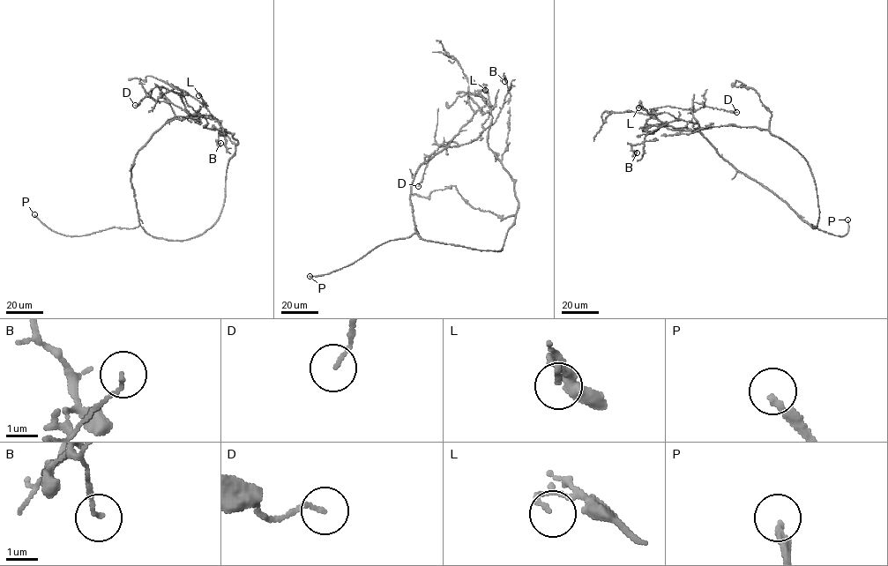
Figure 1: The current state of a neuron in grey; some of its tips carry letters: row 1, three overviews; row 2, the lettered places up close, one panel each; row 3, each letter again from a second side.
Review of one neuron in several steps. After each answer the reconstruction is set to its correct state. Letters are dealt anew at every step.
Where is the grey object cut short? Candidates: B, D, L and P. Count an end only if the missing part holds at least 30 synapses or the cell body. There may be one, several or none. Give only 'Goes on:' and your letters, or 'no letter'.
Goes on: P

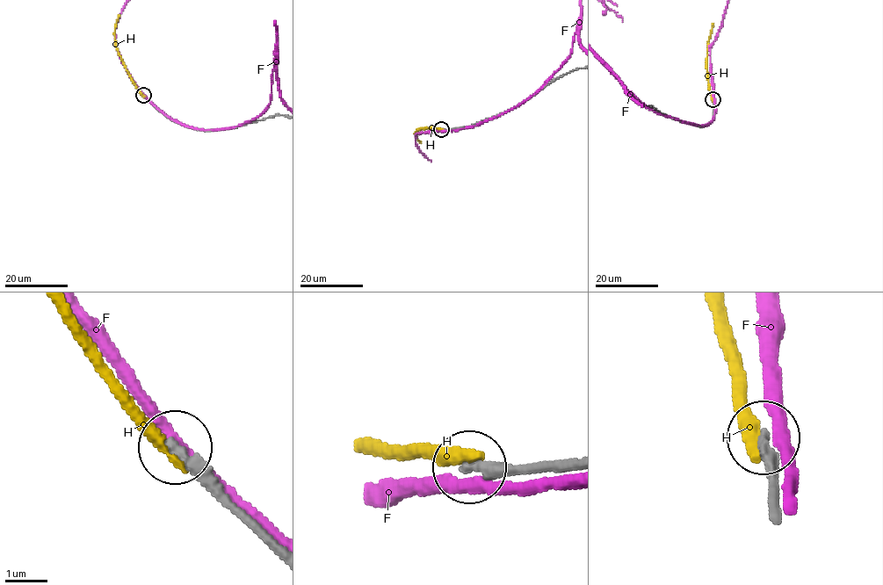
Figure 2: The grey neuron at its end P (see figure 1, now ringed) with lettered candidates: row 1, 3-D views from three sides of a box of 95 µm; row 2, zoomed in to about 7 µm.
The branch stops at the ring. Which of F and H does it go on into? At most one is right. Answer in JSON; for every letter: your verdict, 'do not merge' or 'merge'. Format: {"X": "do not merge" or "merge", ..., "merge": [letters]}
{"F": "do not merge", "H": "do not merge", "merge": []}

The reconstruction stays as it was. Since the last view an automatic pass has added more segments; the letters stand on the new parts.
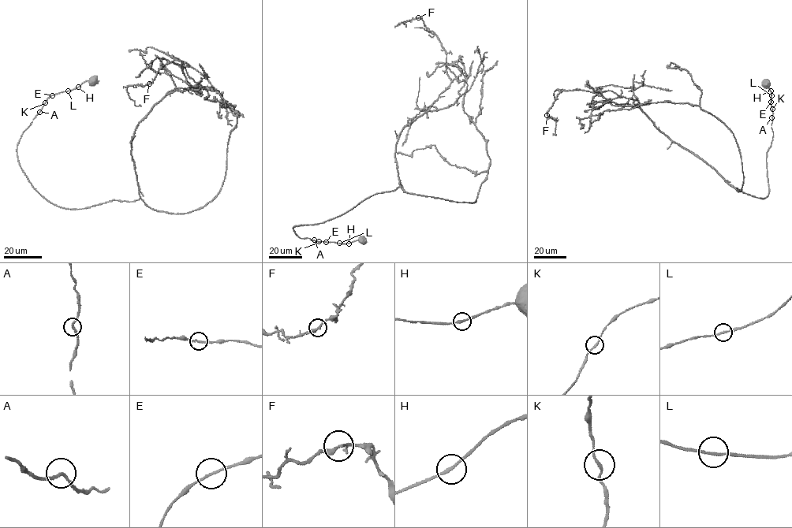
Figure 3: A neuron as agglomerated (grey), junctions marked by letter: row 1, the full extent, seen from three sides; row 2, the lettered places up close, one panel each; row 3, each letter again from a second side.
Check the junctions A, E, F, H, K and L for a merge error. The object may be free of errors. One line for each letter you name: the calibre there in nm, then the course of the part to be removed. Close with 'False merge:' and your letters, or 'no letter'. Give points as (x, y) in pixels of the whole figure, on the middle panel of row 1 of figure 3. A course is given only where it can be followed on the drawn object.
False merge: no letter

